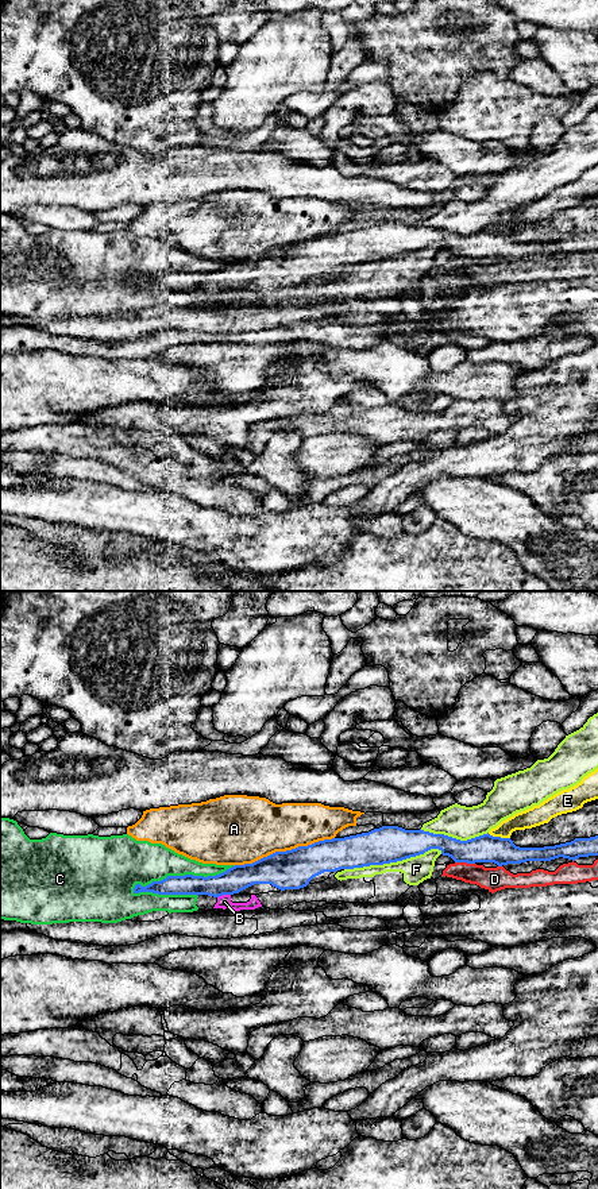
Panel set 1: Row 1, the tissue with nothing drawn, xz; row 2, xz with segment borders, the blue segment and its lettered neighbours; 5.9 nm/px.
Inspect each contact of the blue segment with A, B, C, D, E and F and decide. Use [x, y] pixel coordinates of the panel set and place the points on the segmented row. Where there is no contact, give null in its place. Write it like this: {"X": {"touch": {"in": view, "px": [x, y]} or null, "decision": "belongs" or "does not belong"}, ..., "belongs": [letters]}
{"A": {"touch": {"in": "xz", "px": [284, 852]}, "decision": "does not belong"}, "B": {"touch": {"in": "xz", "px": [223, 894]}, "decision": "does not belong"}, "C": {"touch": {"in": "xz", "px": [181, 876]}, "decision": "does not belong"}, "D": {"touch": {"in": "xz", "px": [465, 861]}, "decision": "does not belong"}, "E": {"touch": {"in": "xz", "px": [498, 837]}, "decision": "does not belong"}, "F": {"touch": {"in": "xz", "px": [393, 861]}, "decision": "does not belong"}, "belongs": []}

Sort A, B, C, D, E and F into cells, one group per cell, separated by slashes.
A / B C F / D / E

